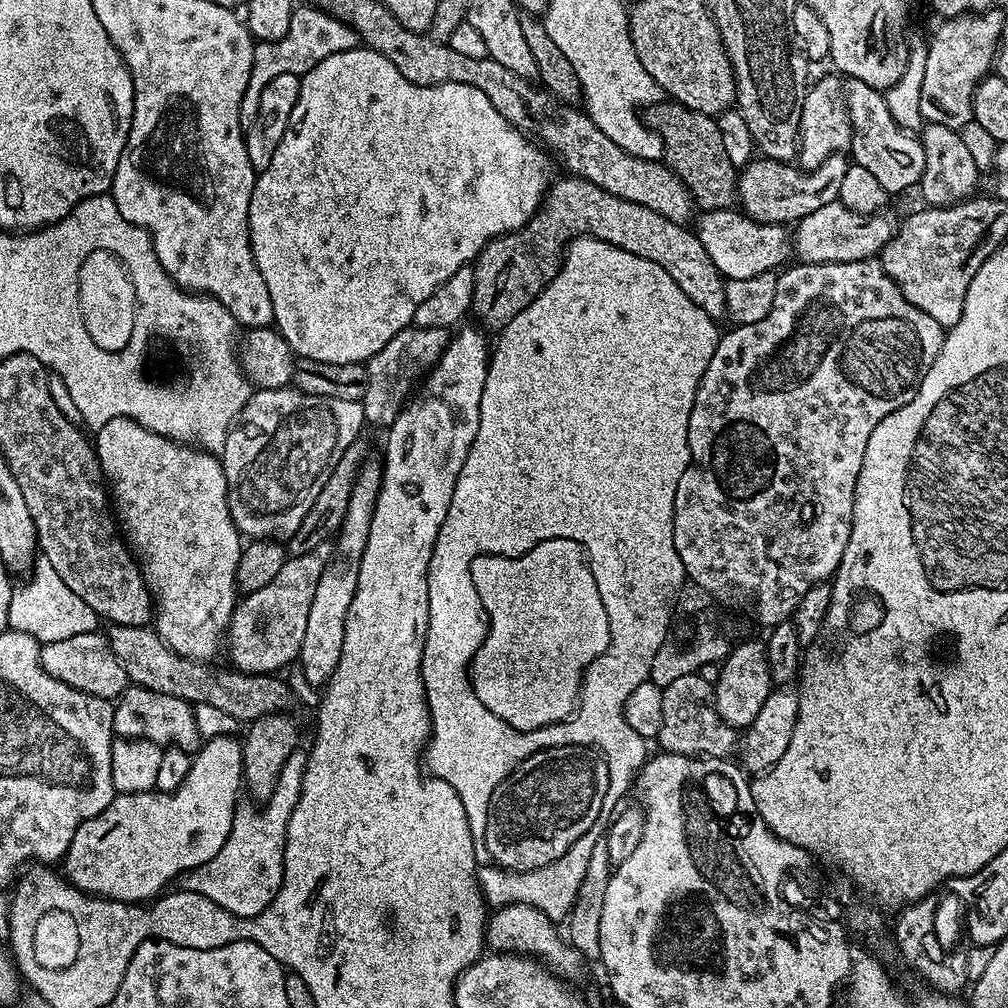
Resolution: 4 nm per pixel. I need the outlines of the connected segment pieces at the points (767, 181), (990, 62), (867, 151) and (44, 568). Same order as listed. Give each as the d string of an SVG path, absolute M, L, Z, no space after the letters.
M844 154L831 156L813 172L803 171L783 160L754 158L738 176L739 207L760 224L795 225L806 218L806 214L814 214L821 206L839 201L839 190L849 165L849 157Z
M1000 10L953 16L940 22L932 41L926 44L926 75L922 77L922 114L929 124L950 126L954 129L965 128L973 123L972 95L981 80L993 71L996 63L996 53L1000 46L1000 35L1006 27L1005 13Z
M849 79L846 99L852 123L851 159L870 170L889 194L915 189L926 166L924 145L909 129L898 126L886 106L881 89L866 86L866 82L861 80Z
M43 558L37 559L36 573L29 578L28 584L24 584L15 589L12 593L10 610L8 611L8 627L13 632L30 634L41 645L50 642L62 642L62 638L74 638L74 634L86 634L97 631L98 617L62 578L58 578L58 573L54 571L54 566L46 562Z

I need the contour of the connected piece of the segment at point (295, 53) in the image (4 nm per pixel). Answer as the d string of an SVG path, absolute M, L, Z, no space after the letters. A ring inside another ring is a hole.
M315 6L293 7L288 33L281 40L262 40L254 47L250 82L246 82L246 94L242 94L240 125L246 130L250 122L254 122L254 114L258 114L258 98L262 98L262 90L266 90L266 82L278 78L278 74L294 74L301 77L314 66L318 66L322 58L330 58L330 54L342 54L357 47L357 44L356 31L337 16L332 16Z

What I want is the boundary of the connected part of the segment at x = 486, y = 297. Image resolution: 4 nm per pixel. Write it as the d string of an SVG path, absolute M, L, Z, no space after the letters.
M568 174L565 177L565 180L557 179L547 189L548 197L545 200L543 197L539 201L532 217L524 225L518 230L491 240L474 261L476 285L474 286L471 311L474 316L476 312L477 318L481 320L479 323L489 333L499 333L501 328L505 328L514 318L518 318L518 314L522 314L522 310L526 310L526 306L530 306L530 302L534 302L537 294L560 272L560 261L564 259L568 245L573 240L580 239L581 236L592 236L595 240L610 242L630 254L638 254L638 258L646 258L650 262L662 266L662 270L666 270L666 274L670 274L670 278L674 278L674 282L678 282L681 290L711 320L720 322L727 317L726 294L724 293L725 277L721 276L718 266L714 266L710 254L706 254L706 246L702 246L702 242L691 227L670 222L670 218L662 218L662 214L658 214L646 206L638 206L634 202L626 202L622 198L611 196L606 190L594 186L594 182L582 180L579 176Z

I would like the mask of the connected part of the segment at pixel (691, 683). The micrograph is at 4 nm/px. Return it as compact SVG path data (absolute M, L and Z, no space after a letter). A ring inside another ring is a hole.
M696 671L675 679L663 689L662 726L658 737L658 743L661 744L659 747L663 751L701 758L709 756L728 758L737 751L737 729L720 720L713 684L706 682Z

